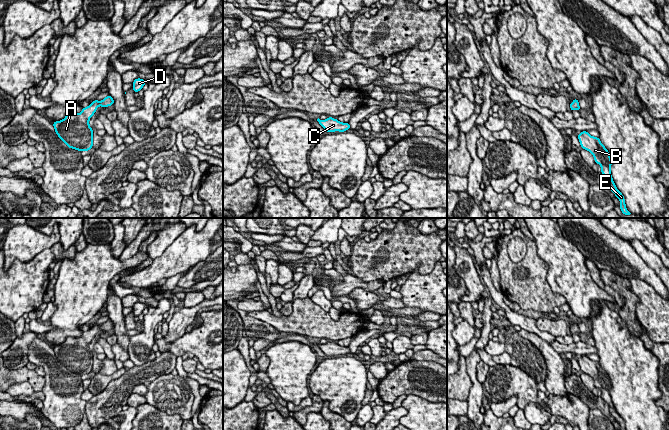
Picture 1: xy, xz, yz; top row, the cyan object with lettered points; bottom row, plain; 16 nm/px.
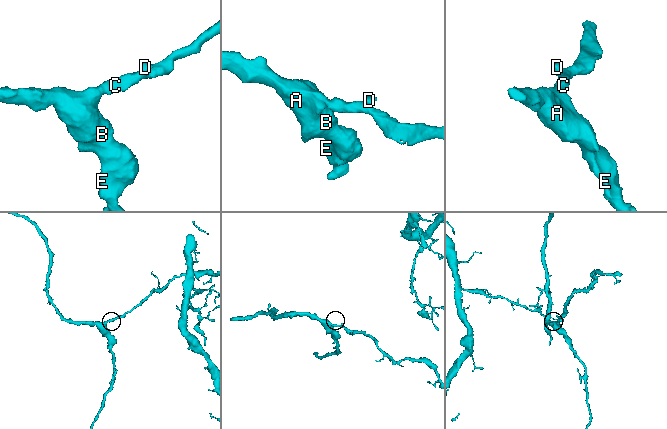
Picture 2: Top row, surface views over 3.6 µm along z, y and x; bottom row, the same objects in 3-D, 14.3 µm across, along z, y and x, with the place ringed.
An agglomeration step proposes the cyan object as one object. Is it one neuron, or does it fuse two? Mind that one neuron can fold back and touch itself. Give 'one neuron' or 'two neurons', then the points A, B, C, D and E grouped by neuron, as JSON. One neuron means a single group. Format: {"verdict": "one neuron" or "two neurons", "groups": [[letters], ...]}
{"verdict": "one neuron", "groups": [["A", "B", "C", "D", "E"]]}

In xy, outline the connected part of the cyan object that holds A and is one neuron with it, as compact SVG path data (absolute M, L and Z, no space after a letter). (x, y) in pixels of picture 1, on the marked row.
M107 96L102 101L94 100L80 113L67 113L63 120L53 123L56 134L69 148L89 151L93 147L93 130L89 120L99 106L105 108L112 104L114 99Z

